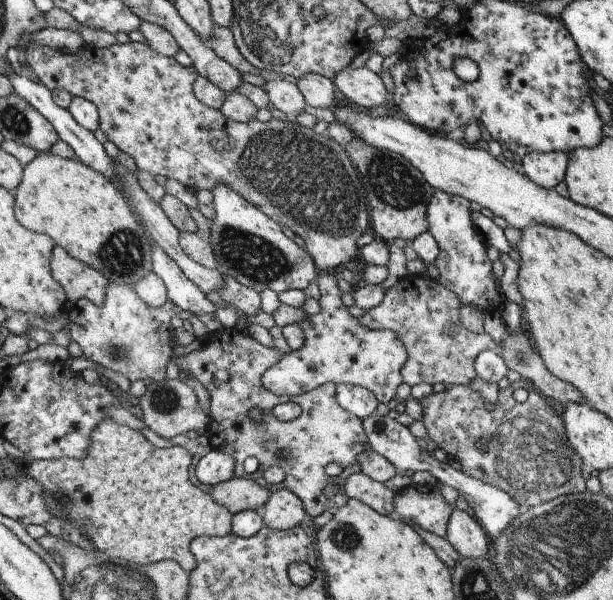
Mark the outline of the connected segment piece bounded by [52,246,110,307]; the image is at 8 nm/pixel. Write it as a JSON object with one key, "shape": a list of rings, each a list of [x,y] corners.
{"shape":[[[54,246],[52,252],[52,273],[62,288],[69,304],[86,299],[101,307],[105,303],[105,294],[109,280],[97,269],[76,260],[61,246]]]}

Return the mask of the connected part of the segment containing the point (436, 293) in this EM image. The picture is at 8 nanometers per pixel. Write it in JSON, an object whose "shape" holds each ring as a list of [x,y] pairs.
{"shape":[[[405,276],[386,290],[384,294],[385,297],[382,299],[382,302],[377,307],[368,310],[358,320],[361,325],[366,325],[373,330],[388,329],[389,331],[394,331],[401,338],[407,350],[407,361],[401,370],[403,382],[406,382],[411,387],[414,384],[420,384],[420,382],[427,382],[431,385],[438,384],[438,382],[466,385],[480,392],[487,406],[492,409],[497,404],[500,388],[498,383],[484,382],[478,376],[478,373],[475,371],[475,360],[482,351],[488,349],[496,350],[497,344],[485,331],[473,333],[466,330],[459,314],[459,307],[462,304],[460,304],[459,298],[454,292],[444,288],[436,279],[430,276],[422,277],[419,280]]]}

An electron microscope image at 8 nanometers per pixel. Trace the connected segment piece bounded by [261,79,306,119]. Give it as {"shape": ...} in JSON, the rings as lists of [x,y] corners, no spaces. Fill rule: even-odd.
{"shape":[[[282,79],[278,82],[264,80],[261,86],[270,94],[271,104],[278,110],[284,111],[289,119],[293,119],[303,112],[306,102],[300,90],[292,82],[283,81]]]}

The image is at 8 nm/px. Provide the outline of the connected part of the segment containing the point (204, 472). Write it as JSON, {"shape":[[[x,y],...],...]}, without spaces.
{"shape":[[[213,449],[196,464],[196,478],[214,487],[235,476],[235,462],[232,455]]]}

